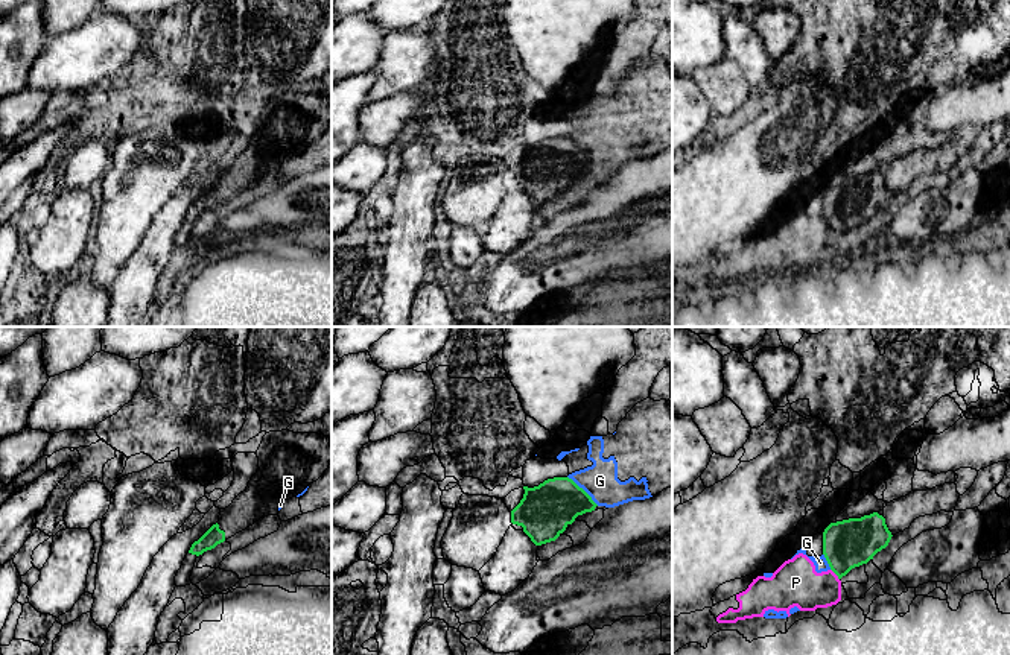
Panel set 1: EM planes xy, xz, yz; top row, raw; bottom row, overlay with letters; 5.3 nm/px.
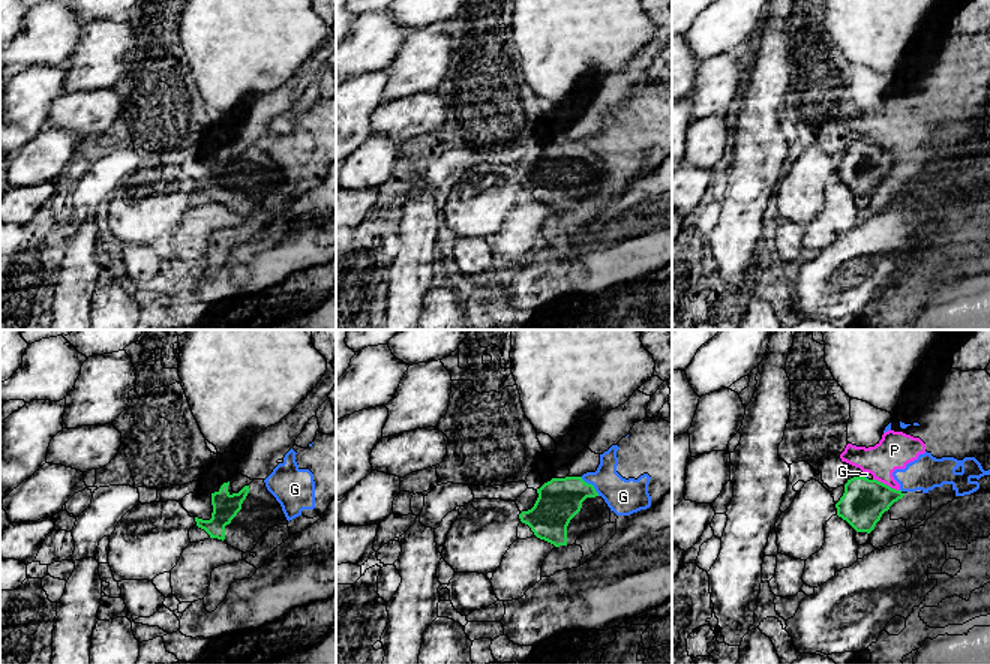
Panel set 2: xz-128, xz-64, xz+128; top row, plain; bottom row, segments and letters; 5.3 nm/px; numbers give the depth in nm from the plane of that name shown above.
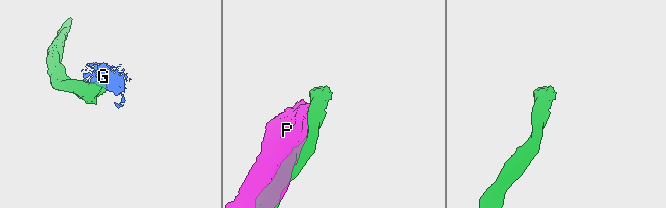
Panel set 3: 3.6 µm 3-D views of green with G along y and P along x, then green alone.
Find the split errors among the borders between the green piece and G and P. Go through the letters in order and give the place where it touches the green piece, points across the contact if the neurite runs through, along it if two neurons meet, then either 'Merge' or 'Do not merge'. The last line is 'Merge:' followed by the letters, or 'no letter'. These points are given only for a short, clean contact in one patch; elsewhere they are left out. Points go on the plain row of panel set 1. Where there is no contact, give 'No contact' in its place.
G: Touches green at xz (583, 149). Boundary: xz (568, 136), (598, 164). Do not merge
P: Touches green at yz (835, 233). Do not merge
Merge: no letter

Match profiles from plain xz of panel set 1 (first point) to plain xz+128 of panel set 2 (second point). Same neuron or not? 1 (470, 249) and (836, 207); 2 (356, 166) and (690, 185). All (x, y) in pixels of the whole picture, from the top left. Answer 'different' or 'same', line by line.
1: different
2: same

